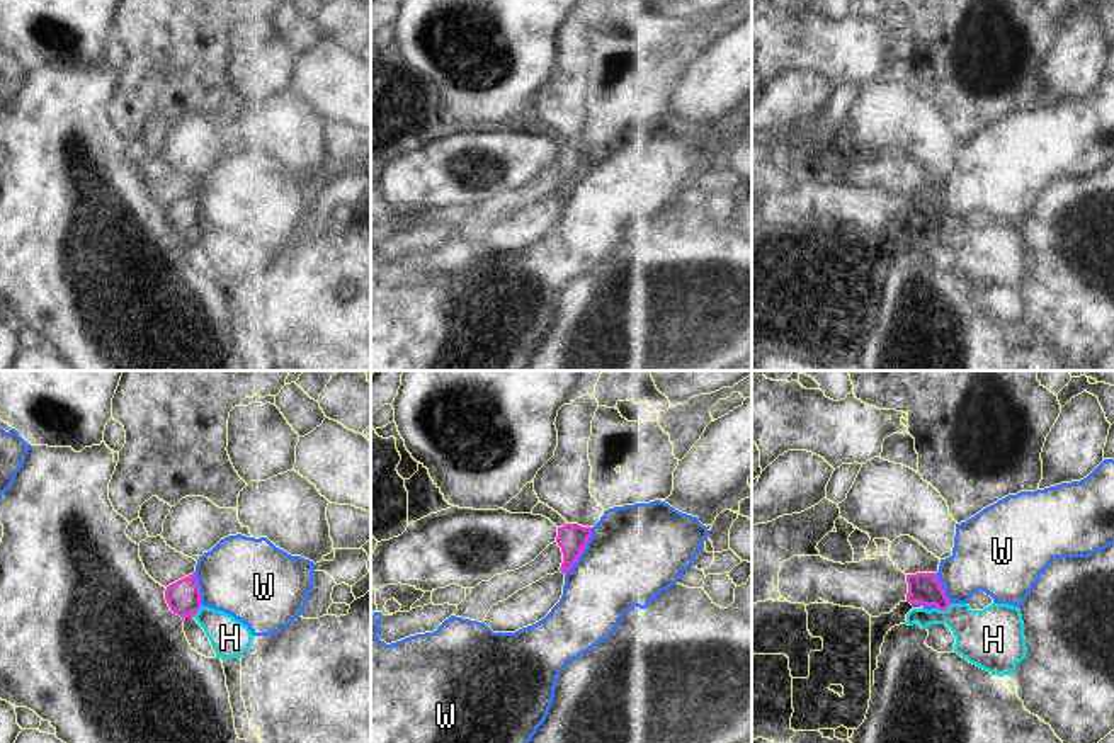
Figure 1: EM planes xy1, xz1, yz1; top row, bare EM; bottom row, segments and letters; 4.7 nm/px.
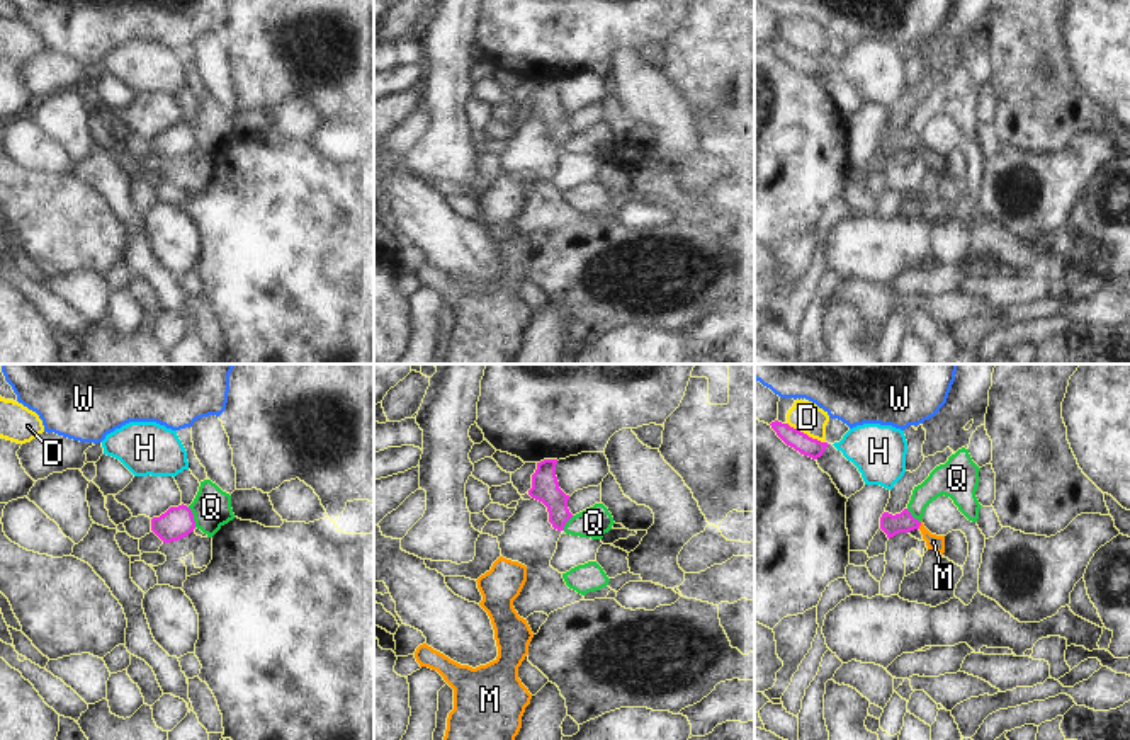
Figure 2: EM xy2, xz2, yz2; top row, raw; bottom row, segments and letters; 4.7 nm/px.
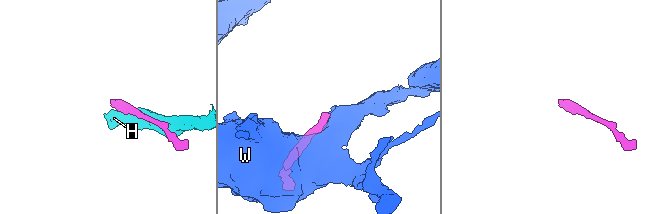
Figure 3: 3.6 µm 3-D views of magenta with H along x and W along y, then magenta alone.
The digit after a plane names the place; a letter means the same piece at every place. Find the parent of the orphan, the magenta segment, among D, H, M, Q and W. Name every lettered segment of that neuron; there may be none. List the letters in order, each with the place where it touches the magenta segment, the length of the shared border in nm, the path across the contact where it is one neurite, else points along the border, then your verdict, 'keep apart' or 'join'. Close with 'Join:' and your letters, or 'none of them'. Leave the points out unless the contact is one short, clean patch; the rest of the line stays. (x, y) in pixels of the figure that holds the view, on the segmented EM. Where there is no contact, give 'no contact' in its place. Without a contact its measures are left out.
D: yz2 (806, 434) | 200 nm | along yz2 (787, 422), (824, 443) | keep apart
H: yz1 (943, 609) | 80 nm | keep apart
M: yz2 (920, 524) | 40 nm | across yz2 (891, 524), (920, 524), (933, 541) | join
Q: xy2 (192, 518) | 100 nm | along xy2 (187, 507), (196, 526) | keep apart
W: xz1 (582, 550) | 260 nm | along xz1 (592, 527), (592, 534), (579, 560), (565, 573) | keep apart
Join: M

